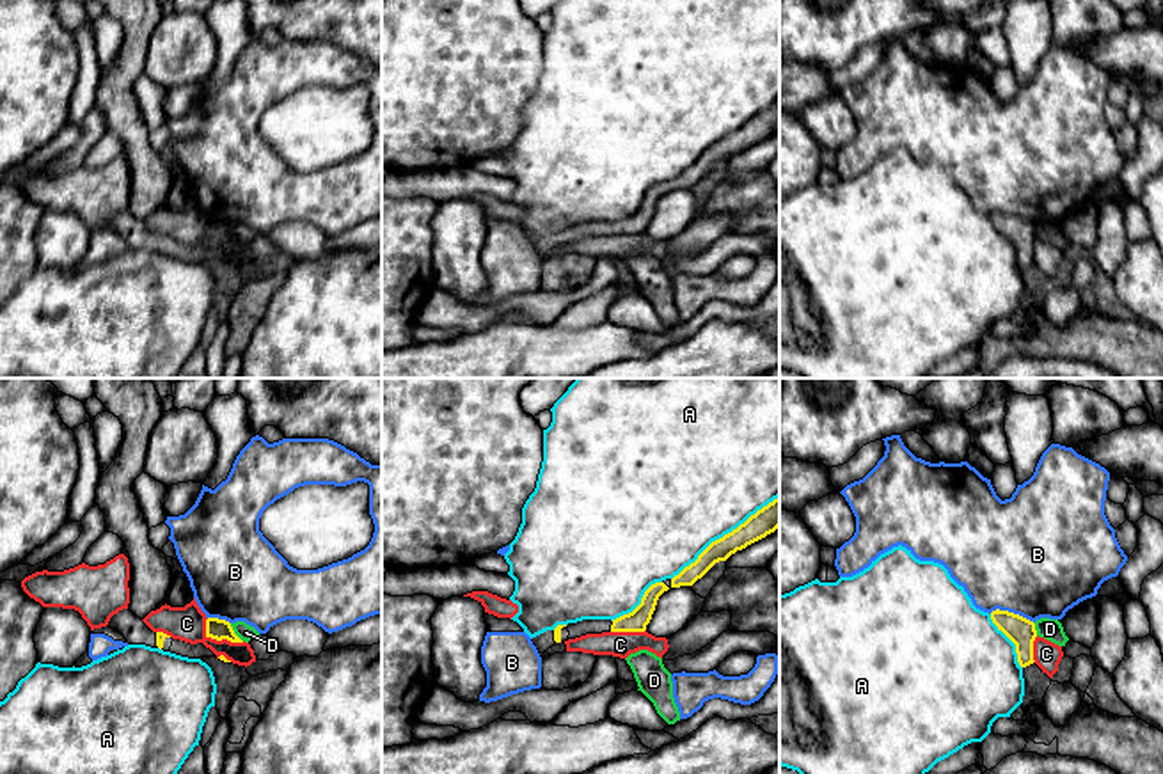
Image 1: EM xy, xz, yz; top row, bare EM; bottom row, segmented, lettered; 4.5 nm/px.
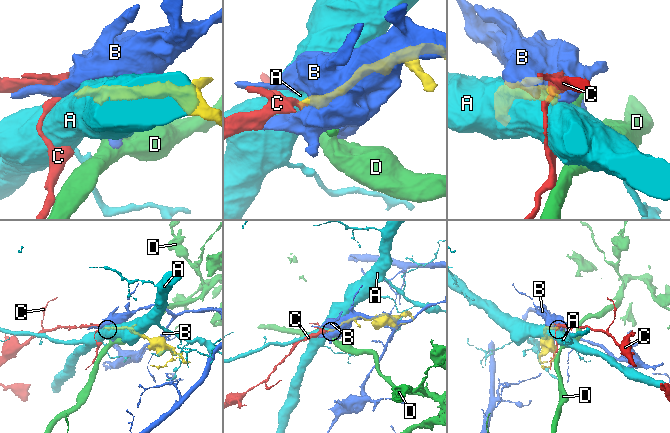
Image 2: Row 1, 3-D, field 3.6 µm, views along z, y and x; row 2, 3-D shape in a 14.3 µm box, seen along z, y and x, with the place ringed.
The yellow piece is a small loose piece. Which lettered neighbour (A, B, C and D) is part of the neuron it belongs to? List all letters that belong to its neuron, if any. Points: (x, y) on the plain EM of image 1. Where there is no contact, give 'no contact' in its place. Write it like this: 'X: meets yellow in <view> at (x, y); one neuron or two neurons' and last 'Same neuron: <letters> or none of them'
A: meets yellow in xz at (725, 137); two neurons
B: meets yellow in yz at (1012, 215); two neurons
C: meets yellow in xy at (219, 242); two neurons
D: meets yellow in xy at (233, 235); two neurons
Same neuron: none of them

